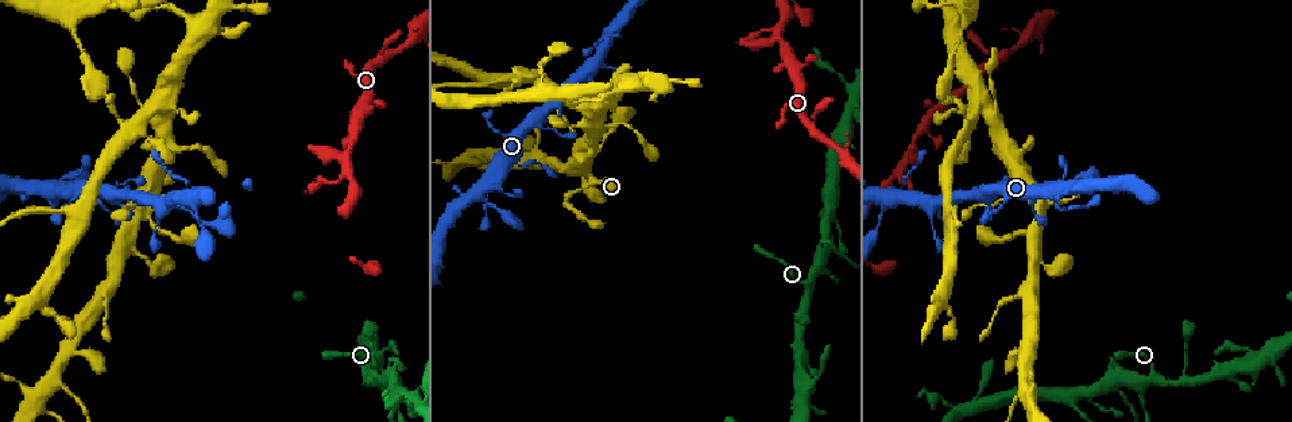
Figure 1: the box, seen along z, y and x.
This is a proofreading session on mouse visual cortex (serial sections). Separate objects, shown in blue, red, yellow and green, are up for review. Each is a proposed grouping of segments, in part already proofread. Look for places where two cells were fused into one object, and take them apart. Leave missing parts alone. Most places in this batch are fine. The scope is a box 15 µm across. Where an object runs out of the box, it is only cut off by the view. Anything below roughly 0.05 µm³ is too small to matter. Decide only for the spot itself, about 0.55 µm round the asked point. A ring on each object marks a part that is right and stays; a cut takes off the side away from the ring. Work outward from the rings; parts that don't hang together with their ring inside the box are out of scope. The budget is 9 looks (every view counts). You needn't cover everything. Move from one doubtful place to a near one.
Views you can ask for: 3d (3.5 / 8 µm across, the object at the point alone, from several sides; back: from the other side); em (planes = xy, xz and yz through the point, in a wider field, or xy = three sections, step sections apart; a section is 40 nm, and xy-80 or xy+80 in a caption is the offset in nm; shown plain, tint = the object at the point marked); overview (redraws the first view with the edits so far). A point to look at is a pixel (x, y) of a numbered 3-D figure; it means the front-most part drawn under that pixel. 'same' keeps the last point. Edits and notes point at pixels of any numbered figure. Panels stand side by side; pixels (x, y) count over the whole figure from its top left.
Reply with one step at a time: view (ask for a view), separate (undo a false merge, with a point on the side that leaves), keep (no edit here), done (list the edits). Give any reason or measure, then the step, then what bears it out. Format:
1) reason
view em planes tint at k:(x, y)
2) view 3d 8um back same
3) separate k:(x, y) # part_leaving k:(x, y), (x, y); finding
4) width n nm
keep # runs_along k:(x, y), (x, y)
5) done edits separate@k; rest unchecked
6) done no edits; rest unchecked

a fork
view 3d 3.5um at 1:(1118, 377)

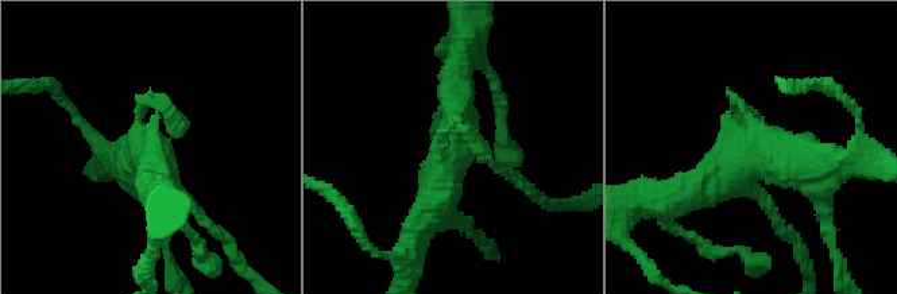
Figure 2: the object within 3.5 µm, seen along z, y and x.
view em xy step 3 tint at 2:(752, 158)

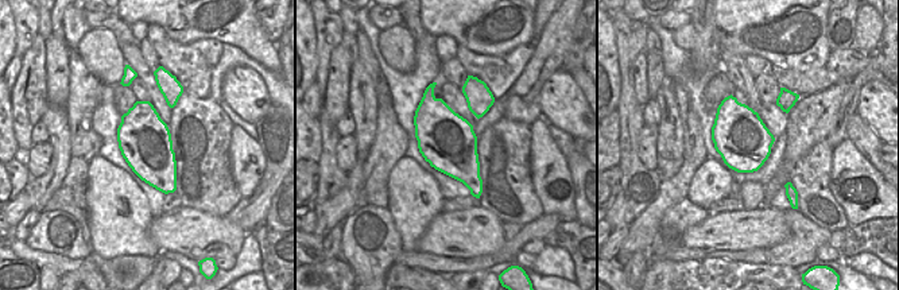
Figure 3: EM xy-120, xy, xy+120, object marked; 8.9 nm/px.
another direction
view em xy step 2 tint same

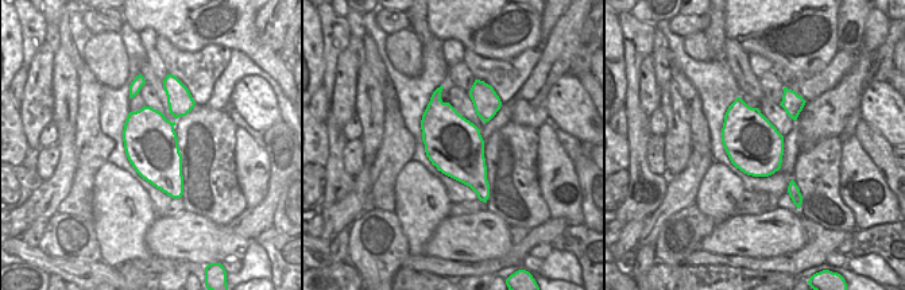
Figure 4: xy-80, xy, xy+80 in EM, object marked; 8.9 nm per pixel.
keep # runs_along 2:(418, 227), (460, 134), (456, 72); continuous, no second cell

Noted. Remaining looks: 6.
three arms meet
view 3d 3.5um at 1:(369, 379)

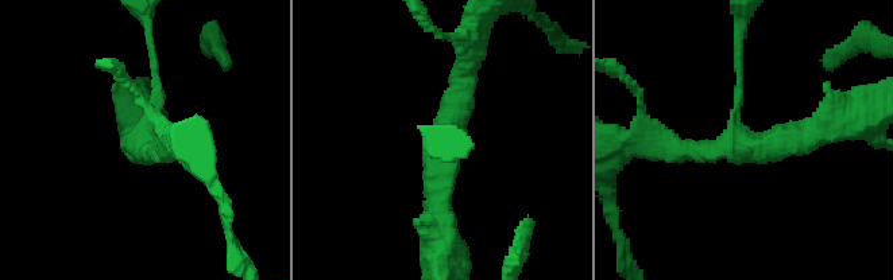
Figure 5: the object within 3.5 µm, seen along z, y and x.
arms 3; arm_widths 100, 300, 300 nm
view em xy step 2 tint at 5:(454, 124)

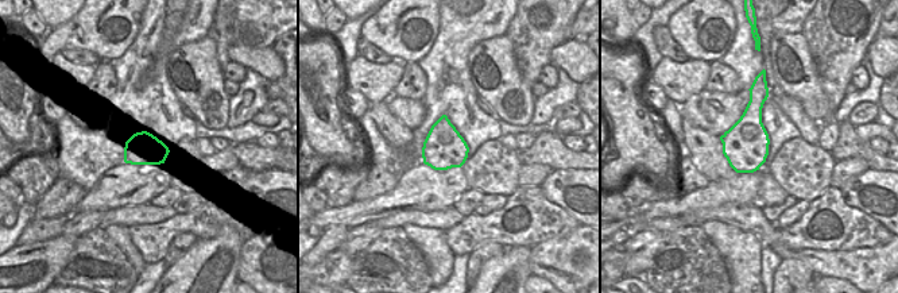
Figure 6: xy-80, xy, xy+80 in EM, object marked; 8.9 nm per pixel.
keep # runs_along 5:(464, 38), (440, 213); one cell here

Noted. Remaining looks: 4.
looks like a crossing
view 3d 3.5um at 1:(344, 160)

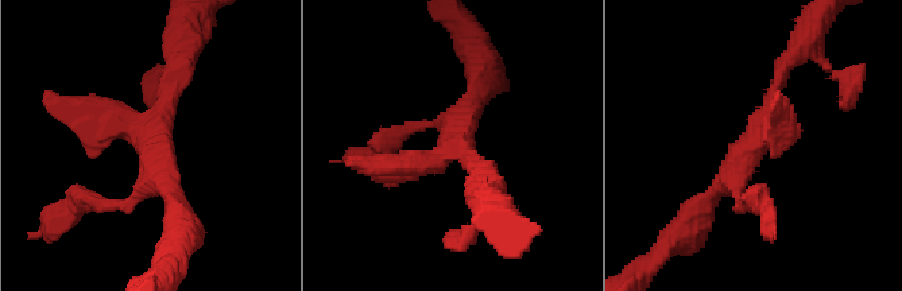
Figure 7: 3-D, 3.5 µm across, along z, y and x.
arms 4; arm_widths 150, 200, 300, 350 nm; now the EM
view em xy step 2 tint at 7:(455, 147)

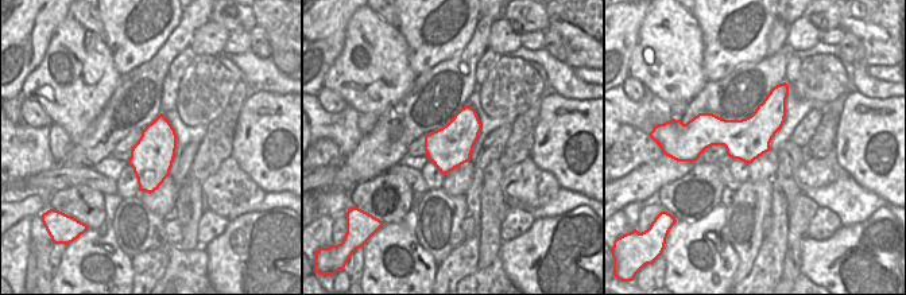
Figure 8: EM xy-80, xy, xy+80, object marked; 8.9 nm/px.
another direction
view em xy step 1 tint same

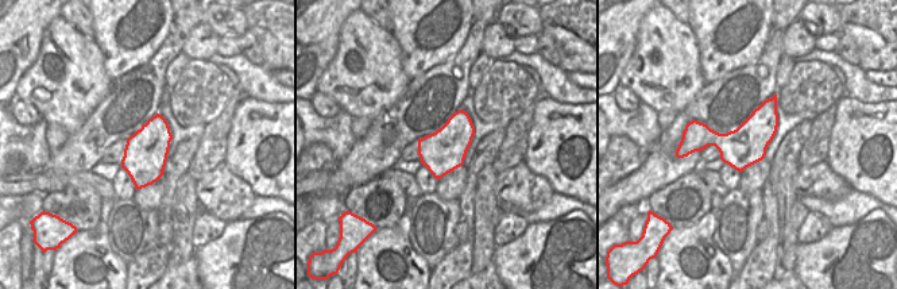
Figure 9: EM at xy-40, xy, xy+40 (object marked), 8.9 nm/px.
width 380 nm
keep # runs_along 7:(792, 58), (758, 136), (703, 206); continuous, no second cell

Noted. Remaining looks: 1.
done no edits; rest unchecked

